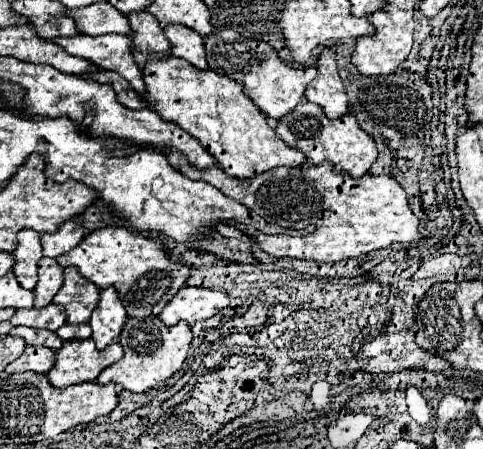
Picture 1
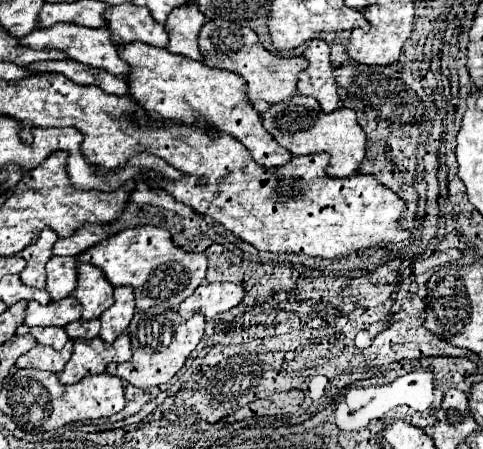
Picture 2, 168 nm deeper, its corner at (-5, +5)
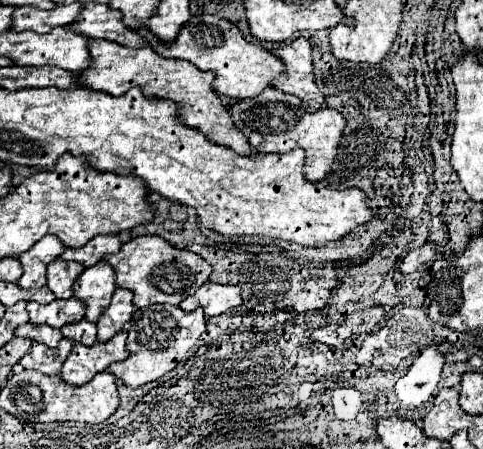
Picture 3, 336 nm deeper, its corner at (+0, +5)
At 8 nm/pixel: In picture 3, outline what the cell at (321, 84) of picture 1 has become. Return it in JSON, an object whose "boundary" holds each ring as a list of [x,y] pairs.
{"boundary":[[[297,37],[295,41],[279,49],[269,49],[269,53],[279,57],[285,65],[285,71],[271,83],[275,89],[289,95],[297,95],[307,113],[325,107],[325,99],[315,85],[311,47],[305,37]]]}

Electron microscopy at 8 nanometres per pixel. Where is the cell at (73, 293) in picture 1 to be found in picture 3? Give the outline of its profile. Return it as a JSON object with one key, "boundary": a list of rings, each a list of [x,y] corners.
{"boundary":[[[107,261],[87,267],[75,281],[75,297],[81,299],[87,307],[87,321],[97,321],[99,315],[109,307],[111,295],[117,289],[113,267]]]}

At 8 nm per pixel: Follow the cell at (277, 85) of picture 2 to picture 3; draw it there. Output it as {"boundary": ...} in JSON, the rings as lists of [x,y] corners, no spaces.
{"boundary":[[[195,15],[191,17],[173,43],[163,43],[157,39],[149,27],[133,27],[161,57],[173,57],[173,59],[185,59],[199,67],[201,71],[213,71],[213,91],[235,97],[235,99],[247,99],[257,97],[265,87],[271,87],[271,81],[279,77],[279,71],[283,71],[283,61],[275,59],[275,55],[267,53],[263,47],[249,43],[243,39],[241,31],[217,15]]]}

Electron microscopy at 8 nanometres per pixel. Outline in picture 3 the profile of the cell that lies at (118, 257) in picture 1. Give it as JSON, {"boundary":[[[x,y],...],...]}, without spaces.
{"boundary":[[[157,235],[135,237],[135,241],[129,241],[119,249],[119,253],[105,257],[105,261],[111,263],[115,269],[117,287],[129,289],[135,293],[133,301],[135,301],[135,307],[139,309],[151,303],[179,305],[185,297],[193,295],[211,275],[211,265],[205,259],[201,259],[191,251],[177,249]]]}

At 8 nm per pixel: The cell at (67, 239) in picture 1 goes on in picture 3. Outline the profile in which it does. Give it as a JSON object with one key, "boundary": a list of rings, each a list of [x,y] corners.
{"boundary":[[[99,235],[89,241],[89,245],[79,247],[79,249],[65,249],[61,259],[63,261],[77,261],[85,267],[93,267],[99,263],[105,255],[117,253],[121,249],[121,239],[117,235]]]}

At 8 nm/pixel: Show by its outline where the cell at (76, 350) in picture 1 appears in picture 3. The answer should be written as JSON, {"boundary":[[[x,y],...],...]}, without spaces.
{"boundary":[[[121,331],[107,343],[97,341],[91,347],[75,343],[71,355],[63,363],[61,379],[69,385],[89,383],[93,379],[93,375],[97,375],[99,371],[105,371],[113,361],[127,359],[129,353],[125,347],[125,339],[127,339],[127,333]]]}

